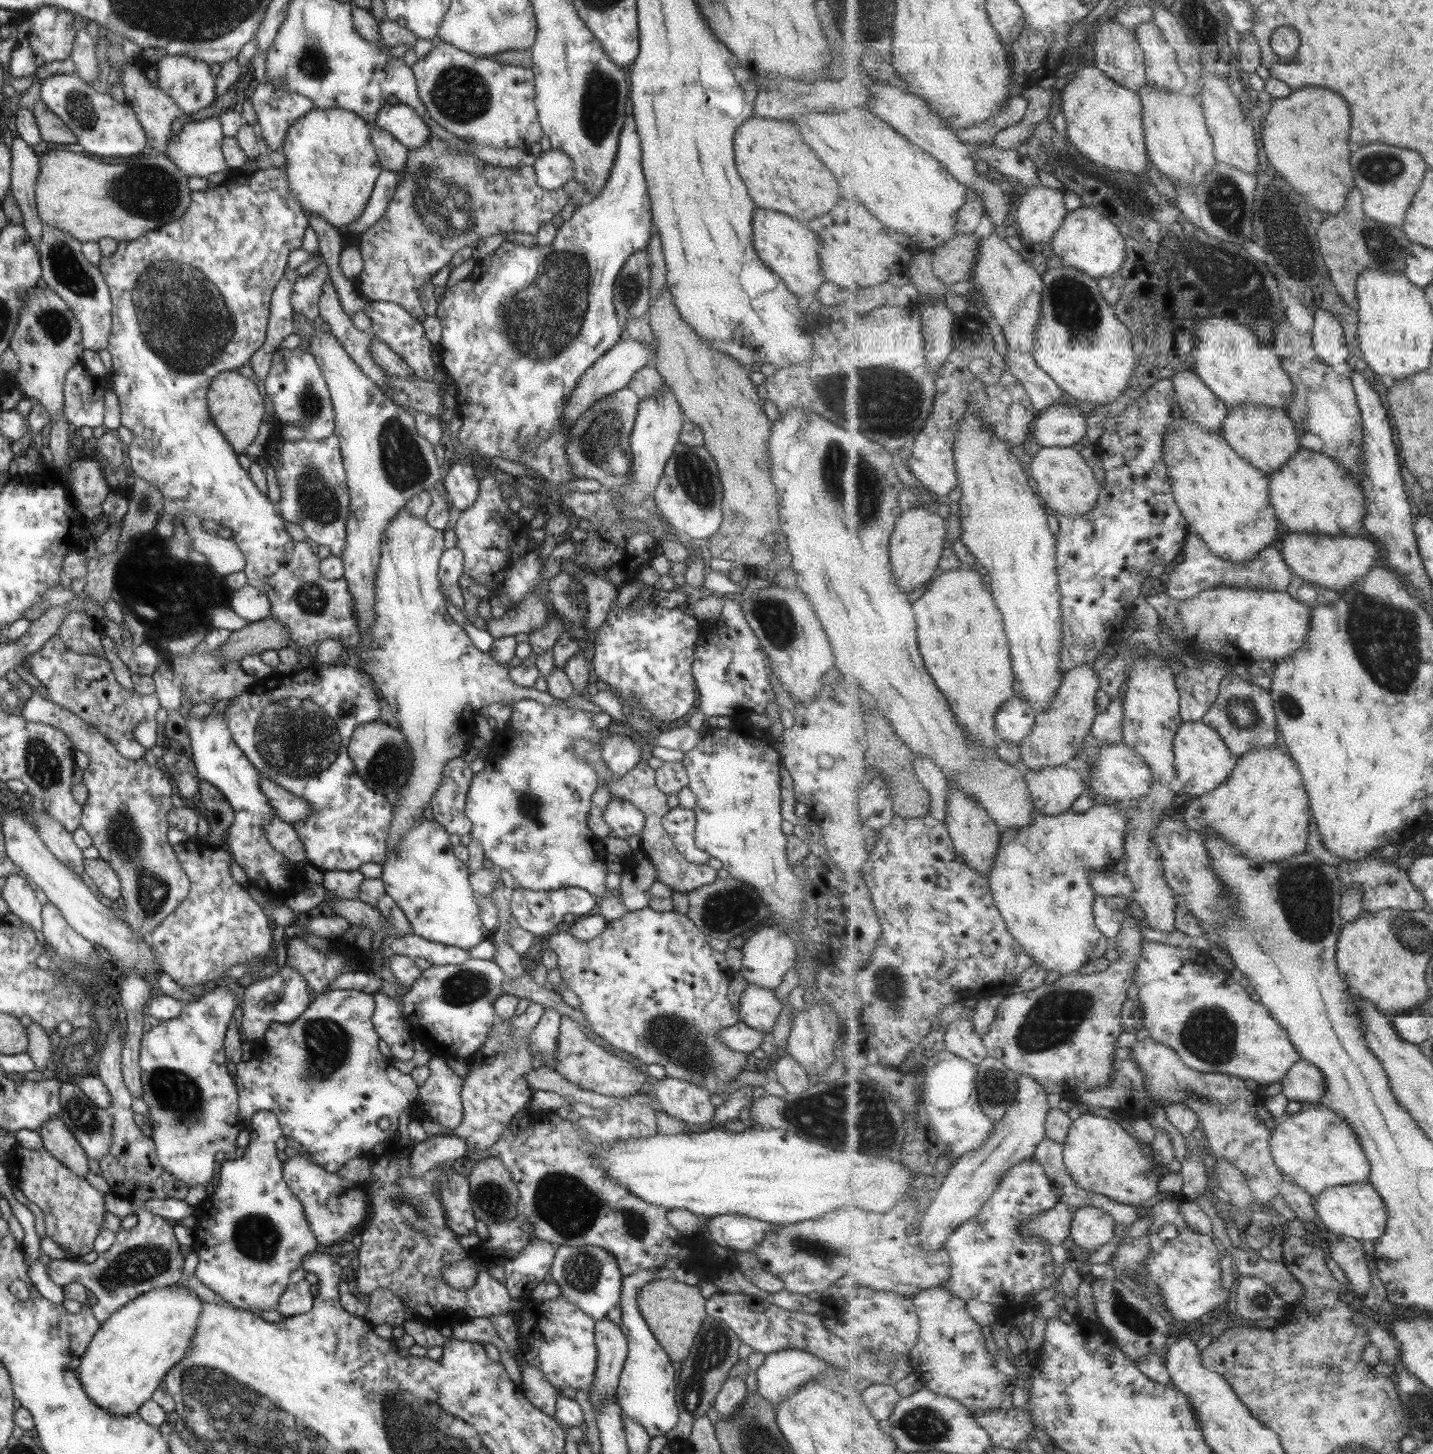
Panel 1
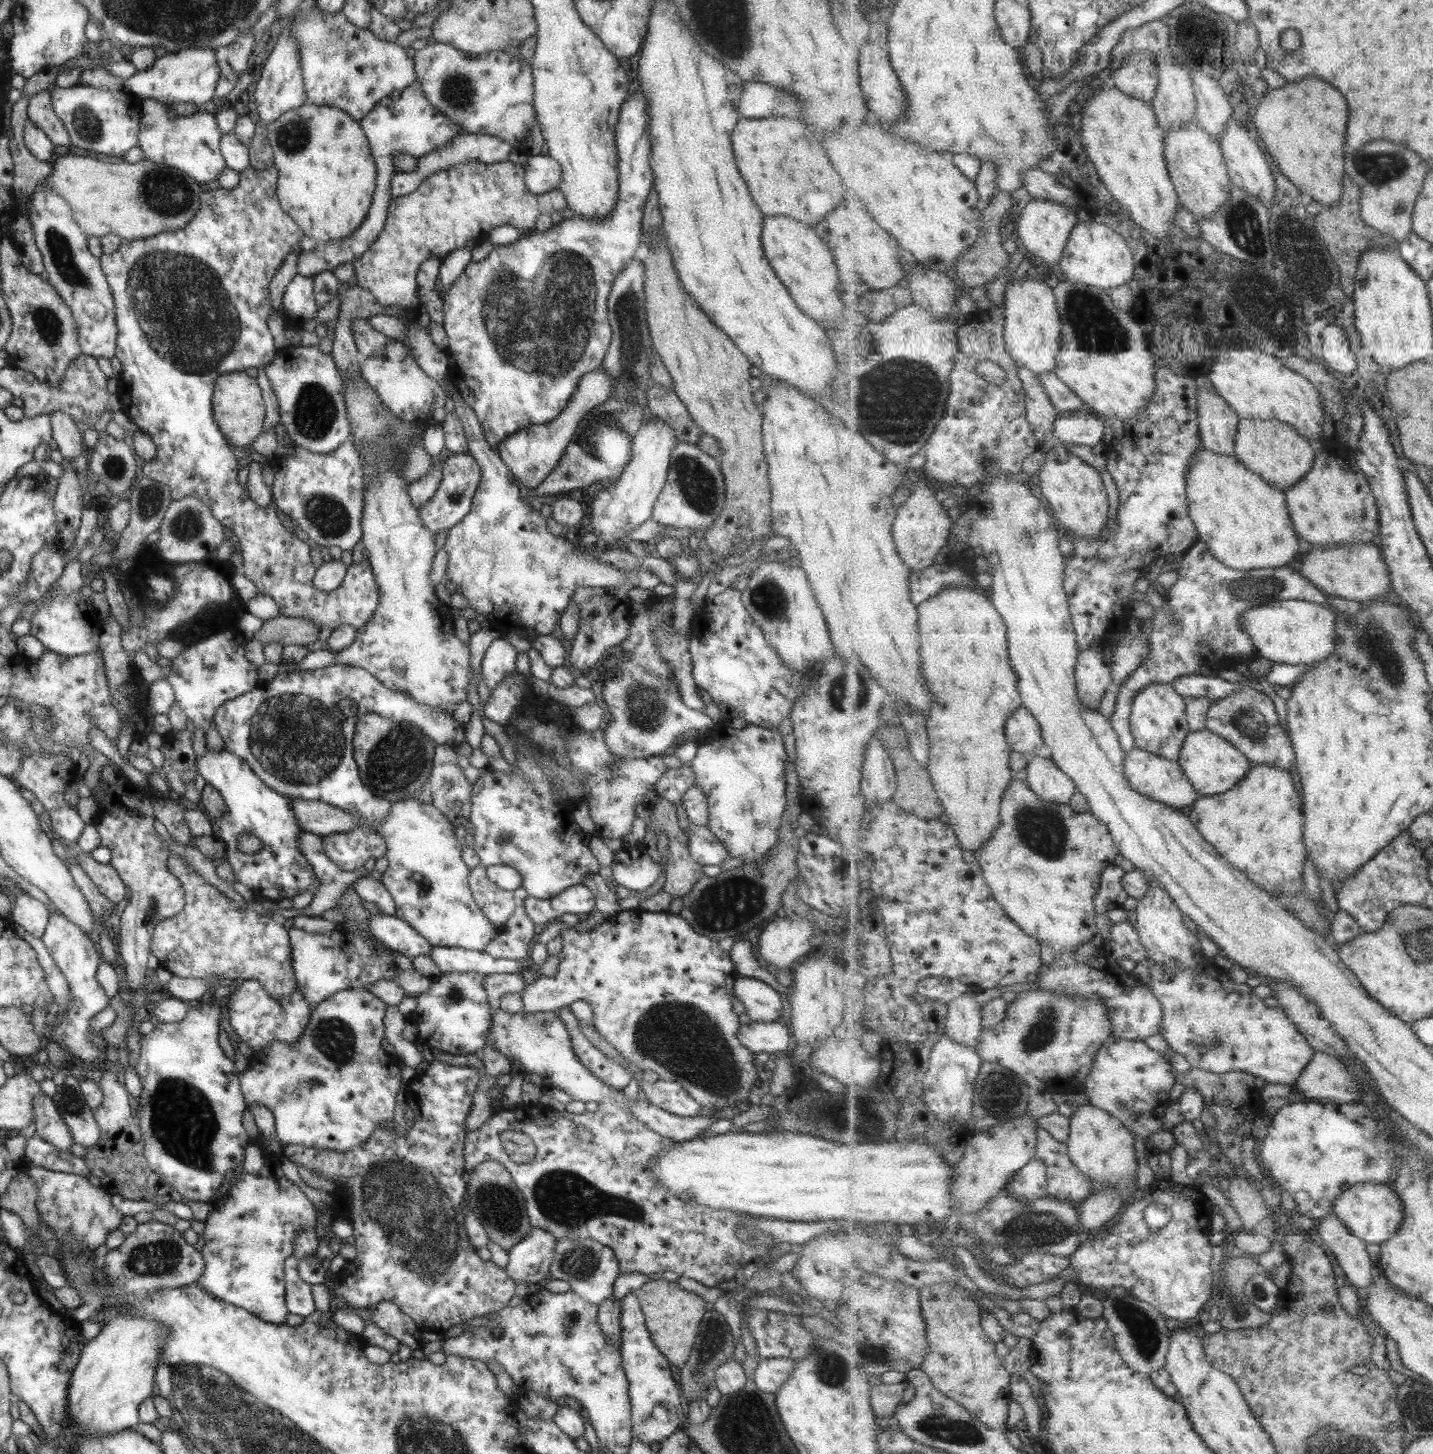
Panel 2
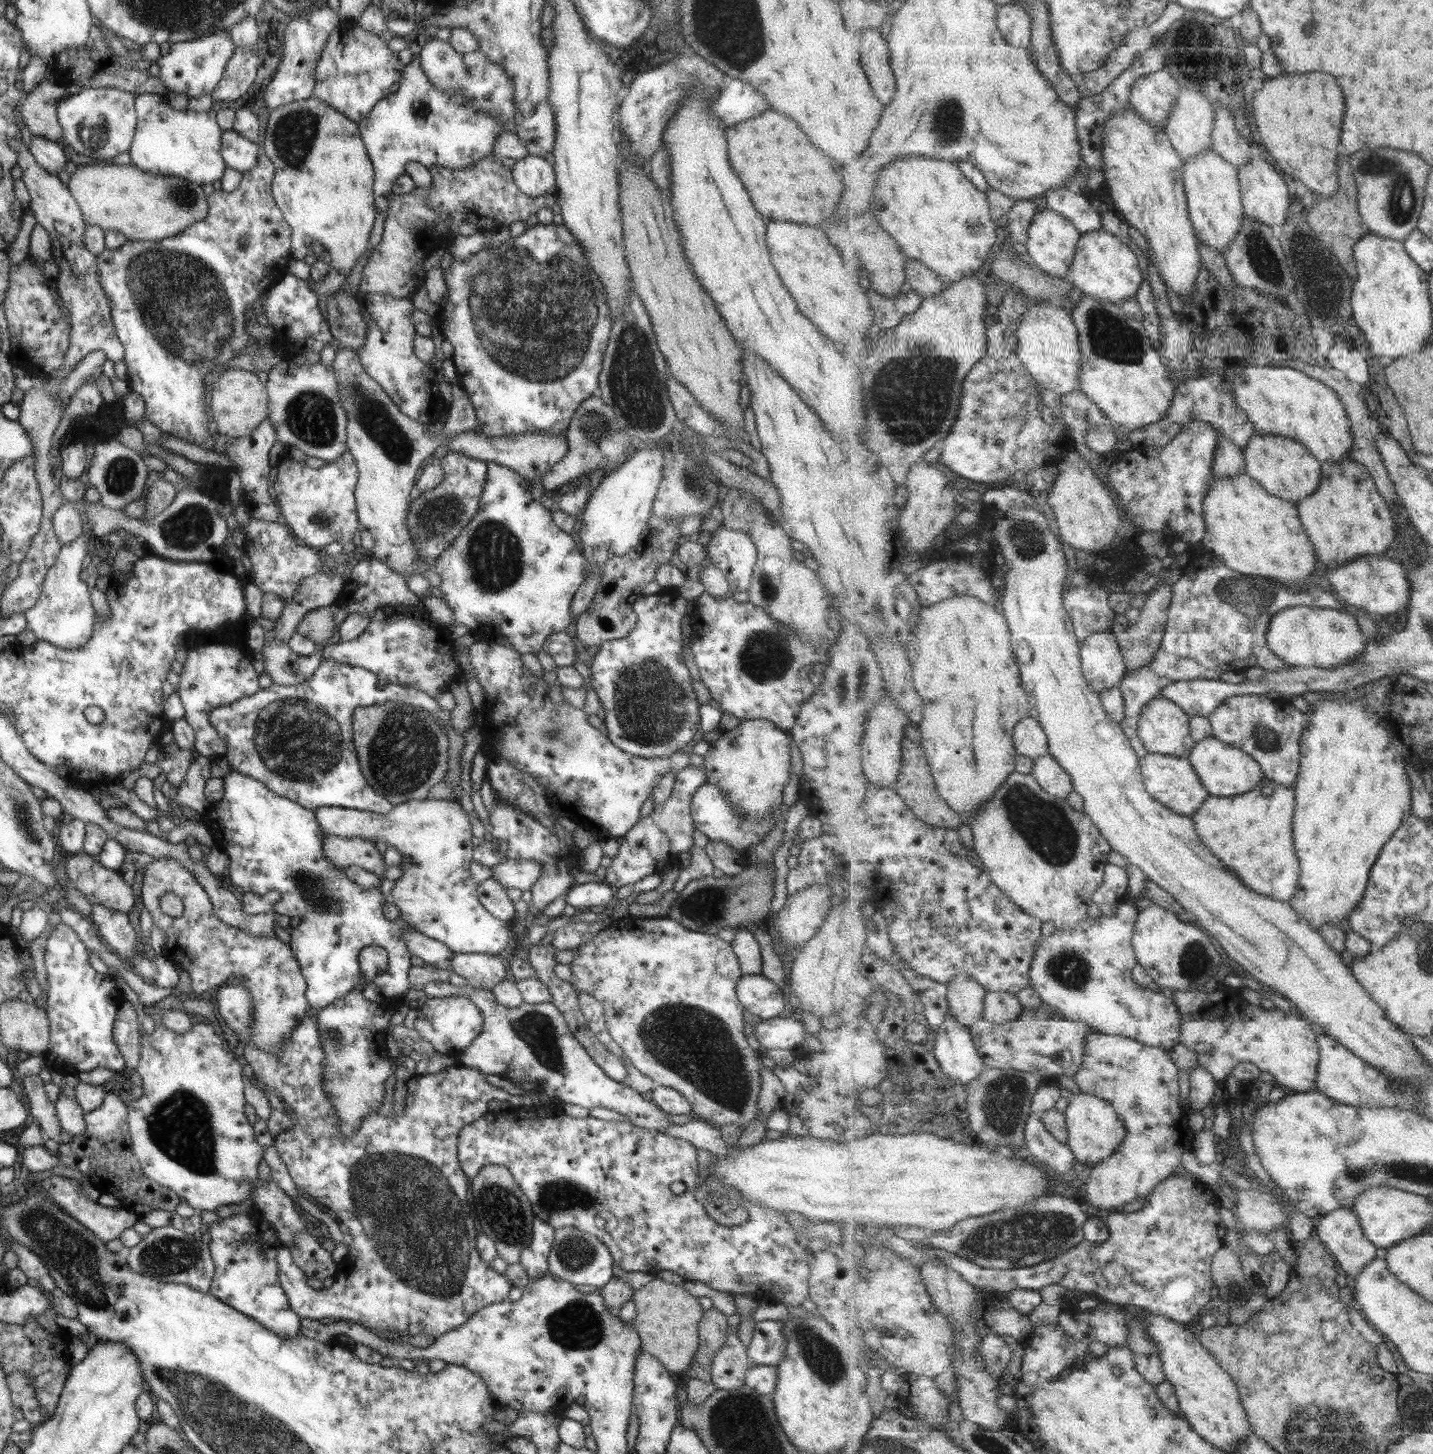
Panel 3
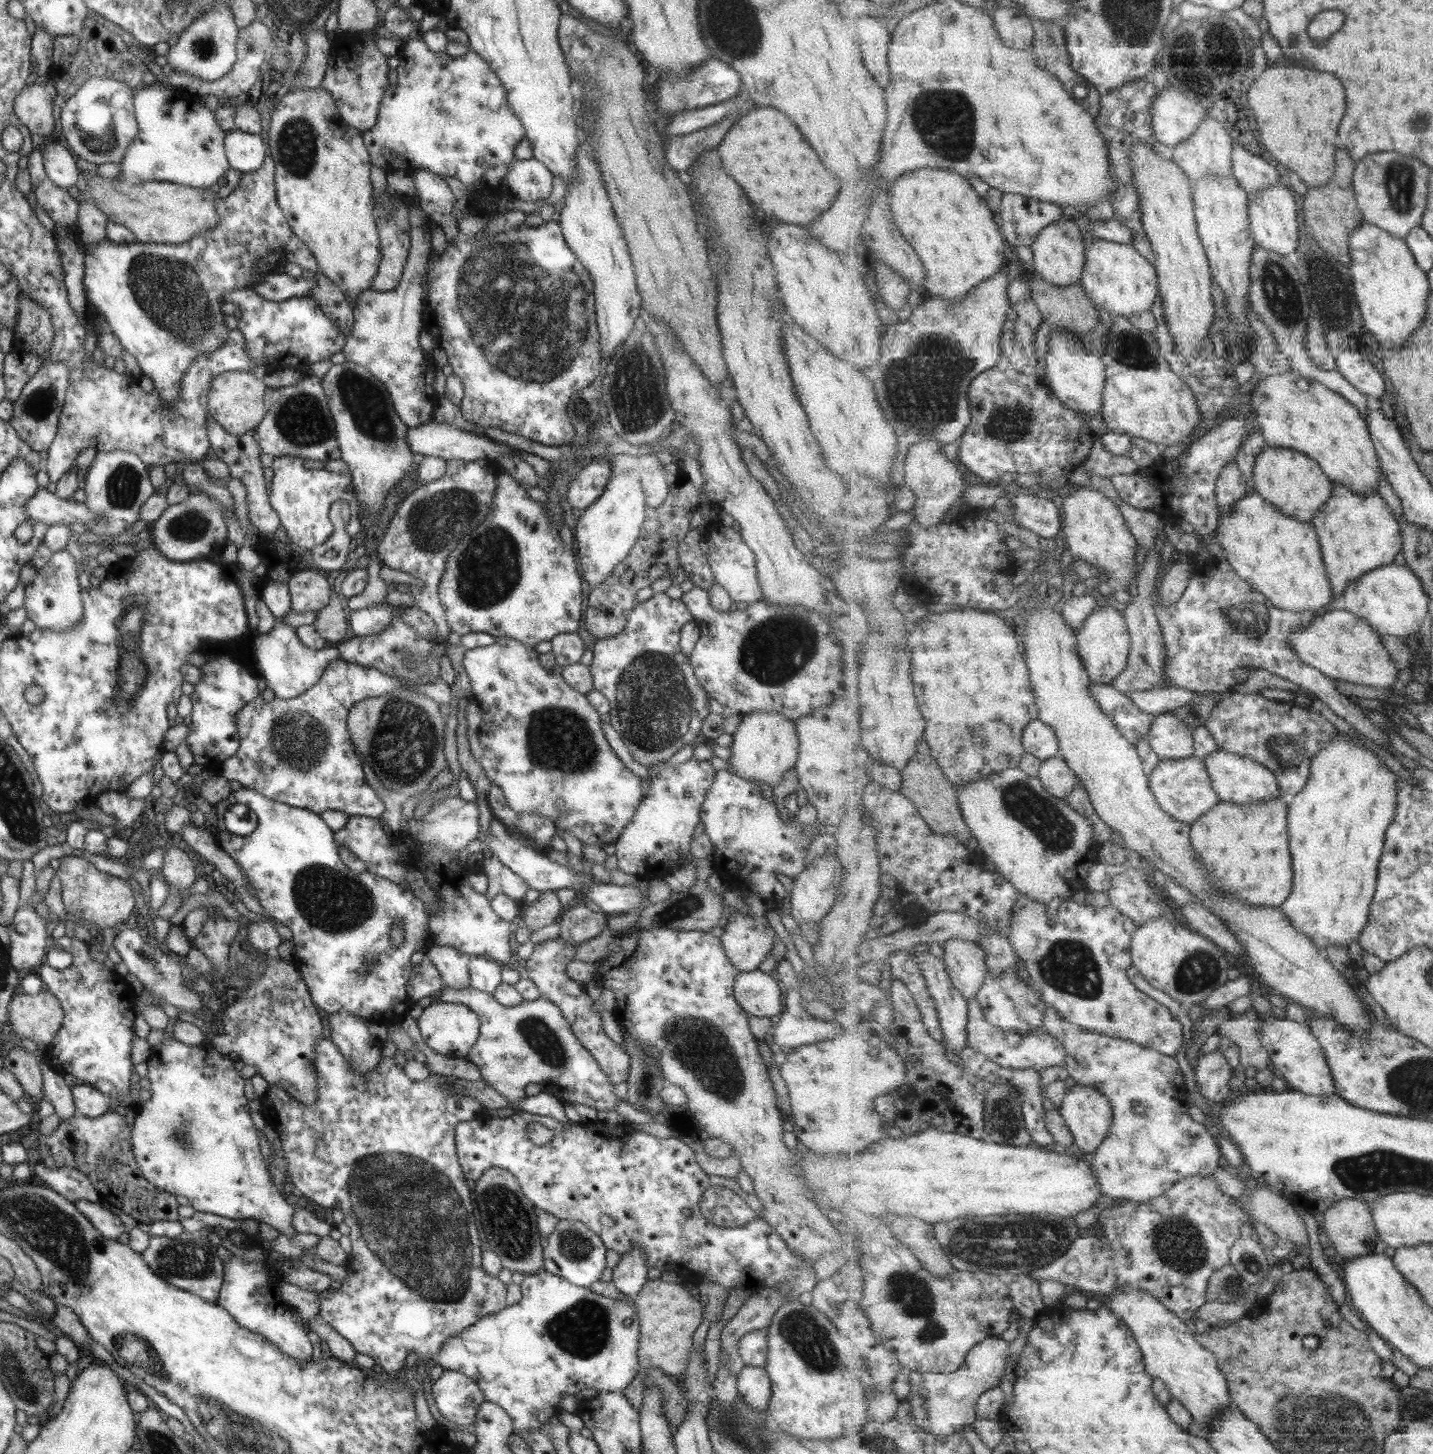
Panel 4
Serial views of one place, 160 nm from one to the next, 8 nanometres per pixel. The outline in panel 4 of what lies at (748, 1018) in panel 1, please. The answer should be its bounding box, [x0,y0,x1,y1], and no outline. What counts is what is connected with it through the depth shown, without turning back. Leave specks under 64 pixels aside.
[734,969,782,1019]

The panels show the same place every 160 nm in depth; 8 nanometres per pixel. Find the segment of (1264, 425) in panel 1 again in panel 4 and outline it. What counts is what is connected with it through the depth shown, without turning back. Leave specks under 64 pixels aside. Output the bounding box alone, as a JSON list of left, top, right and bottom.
[1254,447,1334,522]

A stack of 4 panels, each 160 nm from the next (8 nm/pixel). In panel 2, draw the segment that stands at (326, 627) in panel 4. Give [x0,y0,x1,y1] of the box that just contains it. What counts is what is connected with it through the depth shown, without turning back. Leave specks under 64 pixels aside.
[250,616,319,646]

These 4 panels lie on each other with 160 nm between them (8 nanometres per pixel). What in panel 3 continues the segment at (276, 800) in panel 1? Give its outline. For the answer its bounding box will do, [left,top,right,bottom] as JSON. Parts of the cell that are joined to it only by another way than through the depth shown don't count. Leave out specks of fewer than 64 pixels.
[313,799,513,956]

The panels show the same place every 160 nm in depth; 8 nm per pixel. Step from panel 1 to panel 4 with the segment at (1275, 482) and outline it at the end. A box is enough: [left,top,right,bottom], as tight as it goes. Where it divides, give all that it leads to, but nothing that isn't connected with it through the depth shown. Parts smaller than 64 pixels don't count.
[1311,482,1404,603]

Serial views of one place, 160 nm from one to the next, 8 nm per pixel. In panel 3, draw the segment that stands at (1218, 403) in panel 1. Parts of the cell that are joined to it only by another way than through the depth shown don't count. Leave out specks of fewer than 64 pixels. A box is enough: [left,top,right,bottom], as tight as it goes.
[1213,435,1247,477]

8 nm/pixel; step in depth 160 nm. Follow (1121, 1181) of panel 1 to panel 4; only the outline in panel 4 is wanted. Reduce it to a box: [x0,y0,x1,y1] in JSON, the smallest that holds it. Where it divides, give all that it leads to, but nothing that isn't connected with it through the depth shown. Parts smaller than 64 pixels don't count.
[1059,1082,1114,1156]

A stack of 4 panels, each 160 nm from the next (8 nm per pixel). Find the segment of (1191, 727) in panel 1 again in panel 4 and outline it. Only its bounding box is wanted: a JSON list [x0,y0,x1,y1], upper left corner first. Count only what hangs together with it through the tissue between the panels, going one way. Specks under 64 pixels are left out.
[1204,748,1287,806]

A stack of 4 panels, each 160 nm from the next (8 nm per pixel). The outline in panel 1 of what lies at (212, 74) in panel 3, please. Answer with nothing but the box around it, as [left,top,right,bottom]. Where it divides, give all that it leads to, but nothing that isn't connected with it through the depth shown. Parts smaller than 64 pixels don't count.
[150,55,214,115]

